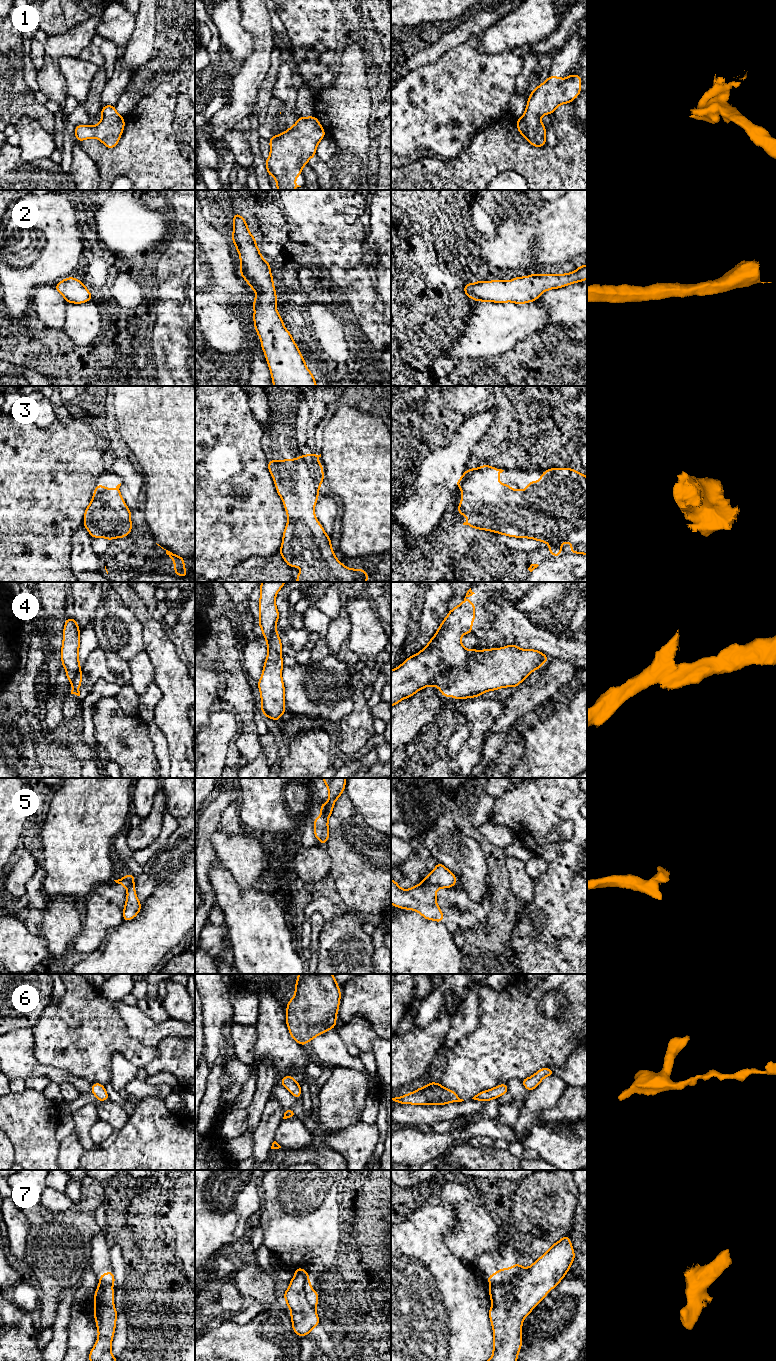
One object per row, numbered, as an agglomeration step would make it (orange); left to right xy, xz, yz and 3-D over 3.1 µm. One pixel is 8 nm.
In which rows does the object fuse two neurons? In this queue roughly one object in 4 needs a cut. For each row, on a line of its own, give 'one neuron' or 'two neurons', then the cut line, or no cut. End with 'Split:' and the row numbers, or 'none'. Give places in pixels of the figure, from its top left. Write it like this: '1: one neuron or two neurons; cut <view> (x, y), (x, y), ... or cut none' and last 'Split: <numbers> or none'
1: one neuron; cut none
2: one neuron; cut none
3: one neuron; cut none
4: two neurons; cut yz (470, 650), (461, 665), (446, 669), (434, 685)
5: two neurons; cut yz (422, 881), (437, 888)
6: one neuron; cut none
7: two neurons; cut xz (296, 1271), (304, 1275), (304, 1295), (314, 1307)
Split: 4, 5, 7

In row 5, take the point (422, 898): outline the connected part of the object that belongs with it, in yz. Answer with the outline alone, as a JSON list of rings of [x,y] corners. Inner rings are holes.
[[[391,879],[391,904],[401,909],[417,911],[427,920],[442,923],[443,912],[437,905],[436,891],[437,888],[423,881],[408,890],[403,890]]]

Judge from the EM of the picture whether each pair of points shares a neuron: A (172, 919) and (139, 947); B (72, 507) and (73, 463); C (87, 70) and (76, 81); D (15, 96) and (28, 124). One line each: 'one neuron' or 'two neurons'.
A: one neuron
B: one neuron
C: one neuron
D: two neurons

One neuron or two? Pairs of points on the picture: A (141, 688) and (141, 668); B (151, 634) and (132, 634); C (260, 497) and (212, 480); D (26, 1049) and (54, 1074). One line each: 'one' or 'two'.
A: one
B: two
C: one
D: one

